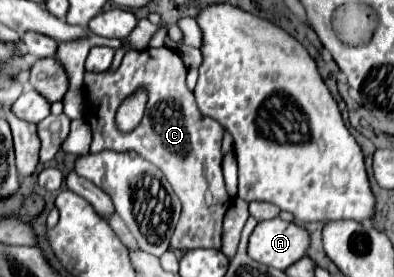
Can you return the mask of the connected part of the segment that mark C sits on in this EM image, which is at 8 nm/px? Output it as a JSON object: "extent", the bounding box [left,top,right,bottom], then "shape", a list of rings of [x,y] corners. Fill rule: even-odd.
{"extent":[85,46,231,250],"shape":[[[165,46],[129,50],[117,72],[87,72],[85,120],[93,130],[91,152],[101,152],[107,148],[115,152],[135,150],[145,160],[161,168],[161,172],[165,174],[183,204],[179,224],[171,238],[171,248],[221,250],[223,216],[231,206],[231,196],[225,190],[223,172],[219,166],[223,128],[219,122],[215,122],[213,118],[205,118],[199,112],[193,92],[185,86],[185,76],[187,68],[183,66],[179,54]],[[139,88],[147,90],[143,120],[131,132],[121,132],[115,124],[117,108]]]}

